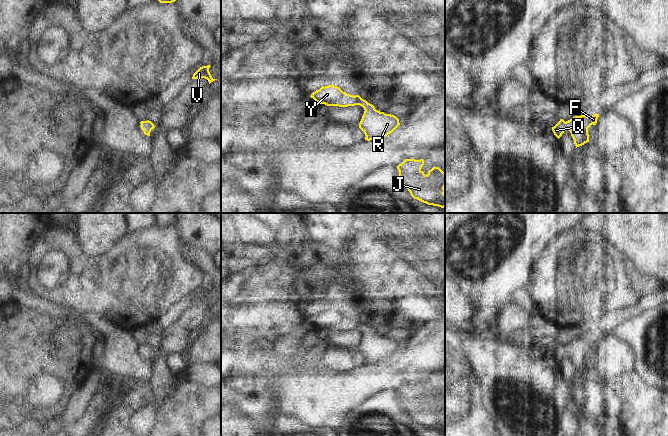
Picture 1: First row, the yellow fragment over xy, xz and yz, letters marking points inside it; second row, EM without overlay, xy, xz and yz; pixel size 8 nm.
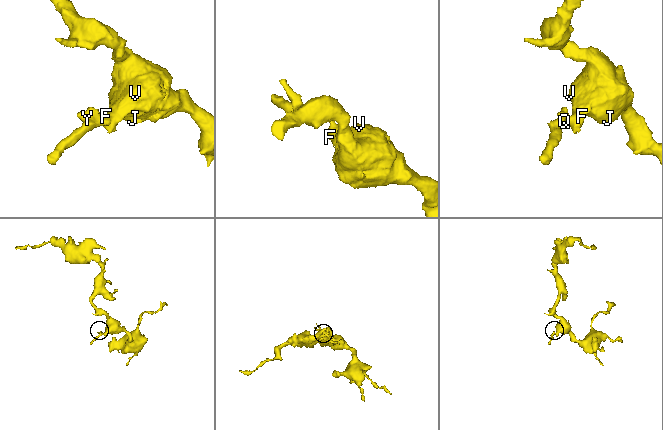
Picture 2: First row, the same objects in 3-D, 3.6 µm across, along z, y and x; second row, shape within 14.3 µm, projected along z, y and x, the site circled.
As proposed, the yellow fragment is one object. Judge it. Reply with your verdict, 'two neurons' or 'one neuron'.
one neuron

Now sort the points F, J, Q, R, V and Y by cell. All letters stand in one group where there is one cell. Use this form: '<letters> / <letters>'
F J Q R V Y

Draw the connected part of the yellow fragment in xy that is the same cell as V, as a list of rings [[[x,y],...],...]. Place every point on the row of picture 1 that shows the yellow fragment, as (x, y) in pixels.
[[[207,65],[207,66],[202,66],[200,67],[194,74],[192,79],[198,79],[198,78],[205,78],[208,80],[209,84],[217,79],[213,79],[210,72],[209,72],[209,68],[211,66]]]

